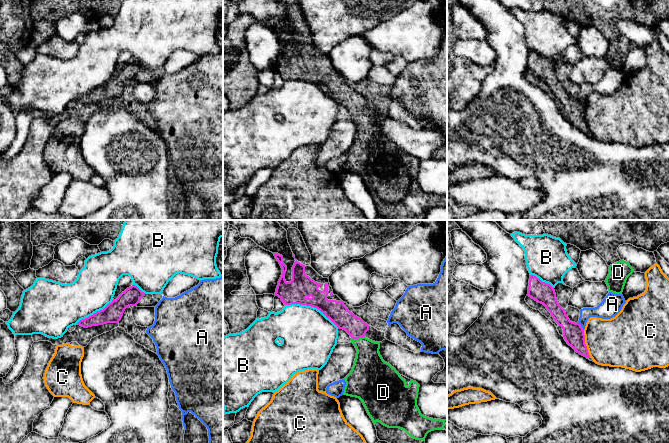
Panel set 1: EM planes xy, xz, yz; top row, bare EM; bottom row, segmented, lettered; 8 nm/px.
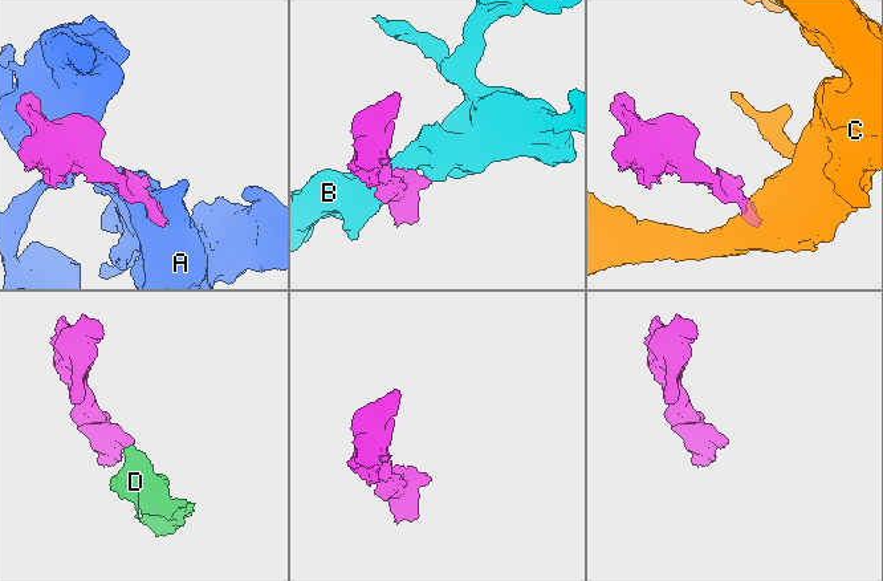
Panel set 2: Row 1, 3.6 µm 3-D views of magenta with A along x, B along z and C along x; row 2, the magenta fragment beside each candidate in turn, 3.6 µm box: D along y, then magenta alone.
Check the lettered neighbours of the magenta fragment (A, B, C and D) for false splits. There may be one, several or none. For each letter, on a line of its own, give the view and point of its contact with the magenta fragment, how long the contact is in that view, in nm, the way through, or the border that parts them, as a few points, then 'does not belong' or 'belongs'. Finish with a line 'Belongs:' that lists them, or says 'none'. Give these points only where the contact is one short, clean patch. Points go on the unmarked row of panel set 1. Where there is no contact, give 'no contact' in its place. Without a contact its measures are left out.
A: yz (580, 102) | 80 nm | along yz (578, 98), (583, 106) | does not belong
B: xz (312, 82) | 480 nm | does not belong
C: yz (584, 119) | 220 nm | along yz (583, 106), (585, 121), (590, 132) | does not belong
D: xz (358, 114) | 110 nm | across xz (339, 90), (357, 108), (358, 114), (367, 126), (369, 143) | belongs
Belongs: D

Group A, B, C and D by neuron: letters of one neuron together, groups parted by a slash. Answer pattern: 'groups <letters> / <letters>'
groups A / B / C / D

